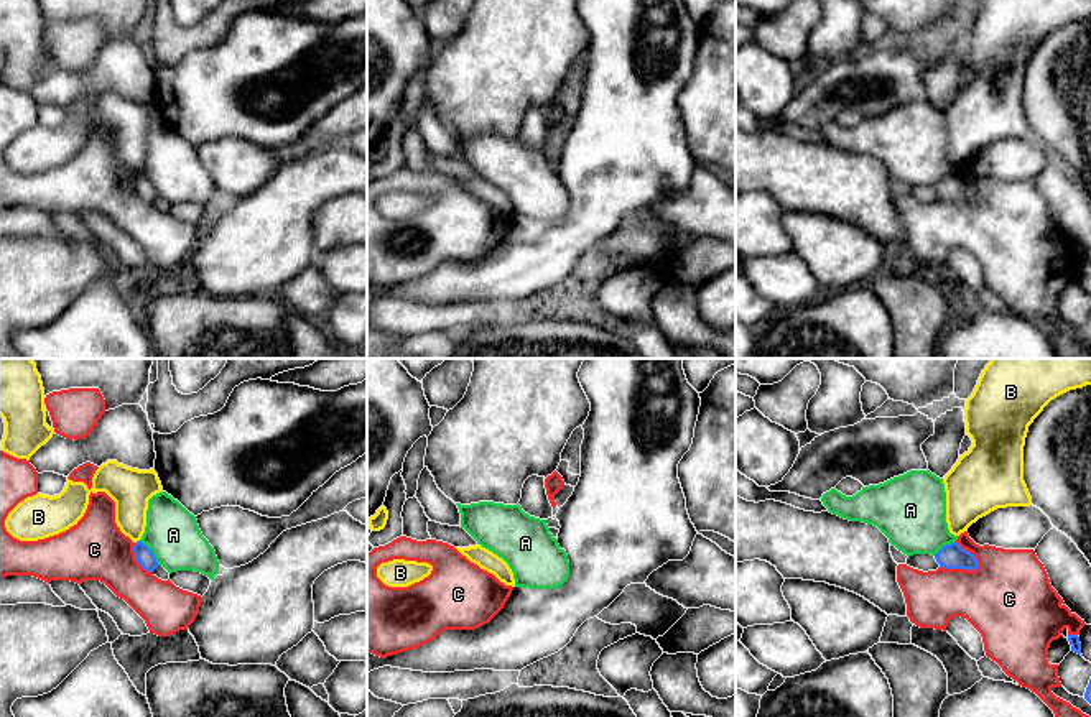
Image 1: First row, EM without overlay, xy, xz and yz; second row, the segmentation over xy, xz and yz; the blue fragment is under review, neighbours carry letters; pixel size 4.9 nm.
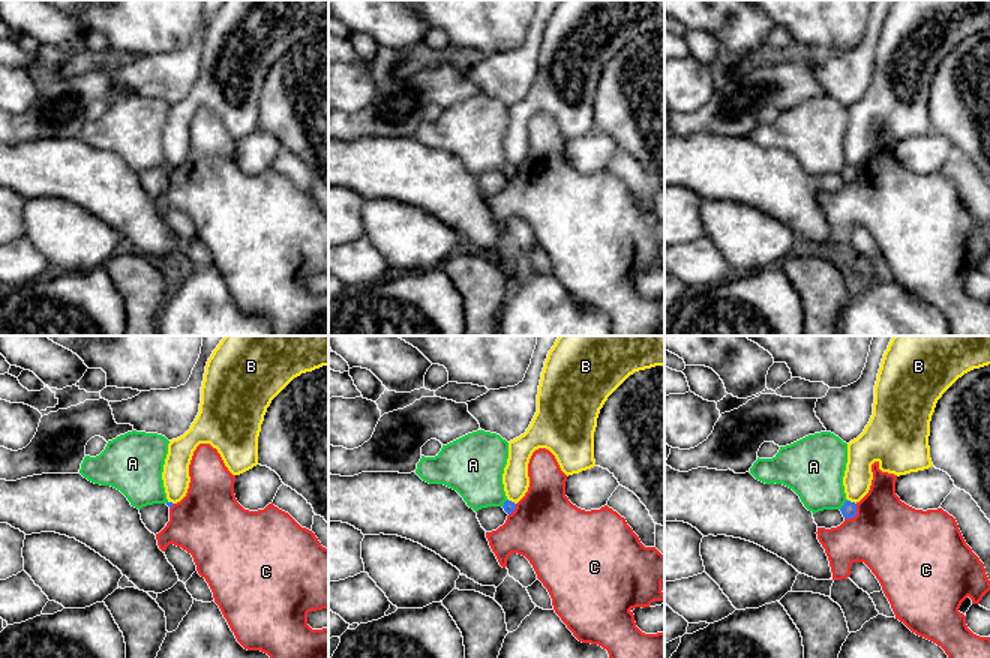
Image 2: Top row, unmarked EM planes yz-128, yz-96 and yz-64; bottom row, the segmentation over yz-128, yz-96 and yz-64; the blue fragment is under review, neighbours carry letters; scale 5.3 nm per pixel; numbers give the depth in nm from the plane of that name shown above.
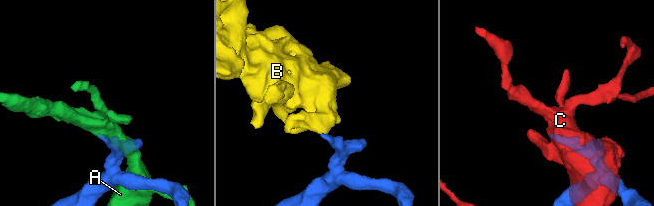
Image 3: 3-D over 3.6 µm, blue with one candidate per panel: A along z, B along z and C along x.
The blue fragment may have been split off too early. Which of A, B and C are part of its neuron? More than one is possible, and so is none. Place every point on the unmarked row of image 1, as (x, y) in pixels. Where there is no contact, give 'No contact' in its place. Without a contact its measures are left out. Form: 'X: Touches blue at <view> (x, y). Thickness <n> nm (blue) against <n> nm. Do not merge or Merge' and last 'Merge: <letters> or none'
A: Touches blue at xy (152, 185). Thickness 90 nm (blue) against 260 nm. Do not merge
B: Touches blue at xy (137, 173). Thickness 90 nm (blue) against 190 nm. Do not merge
C: Touches blue at yz (960, 199). Thickness 130 nm (blue) against 380 nm. Do not merge
Merge: none

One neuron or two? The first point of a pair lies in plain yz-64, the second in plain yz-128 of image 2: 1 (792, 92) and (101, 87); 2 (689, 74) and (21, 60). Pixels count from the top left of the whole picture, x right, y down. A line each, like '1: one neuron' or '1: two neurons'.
1: one neuron
2: two neurons

